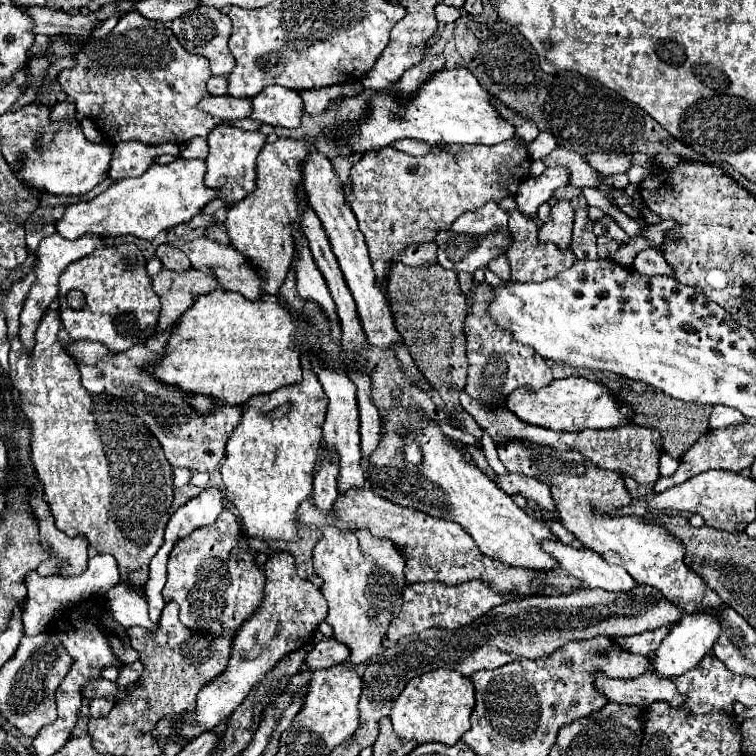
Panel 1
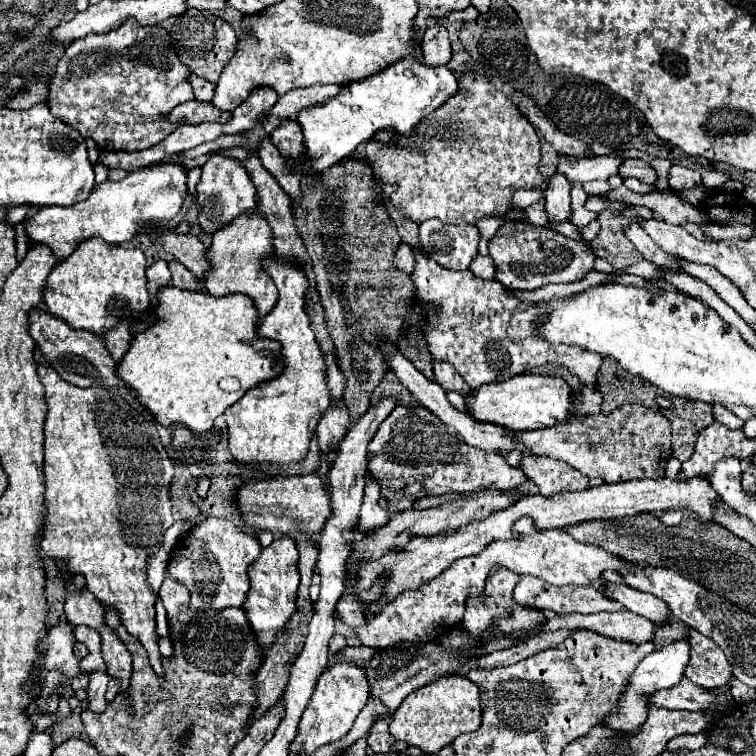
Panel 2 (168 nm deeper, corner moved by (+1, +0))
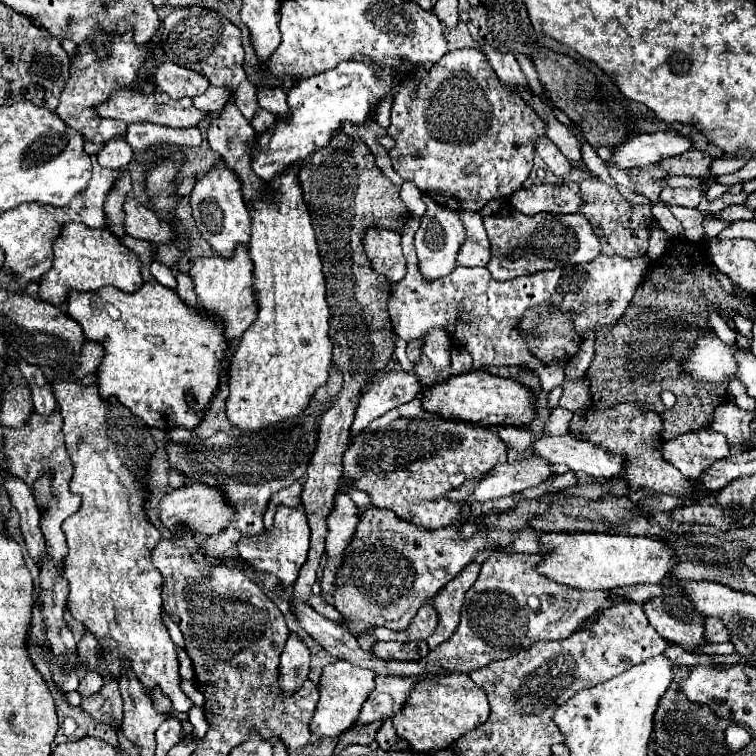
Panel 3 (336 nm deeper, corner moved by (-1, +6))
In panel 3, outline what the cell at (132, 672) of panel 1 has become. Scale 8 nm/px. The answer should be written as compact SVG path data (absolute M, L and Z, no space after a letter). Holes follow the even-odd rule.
M108 681L98 693L82 697L82 709L90 713L96 721L120 725L122 723L122 699L118 691L118 681Z

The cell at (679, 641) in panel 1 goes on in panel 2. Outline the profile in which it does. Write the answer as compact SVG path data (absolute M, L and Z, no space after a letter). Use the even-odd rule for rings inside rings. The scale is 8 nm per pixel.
M674 641L672 645L656 649L652 655L648 655L640 663L640 667L636 667L636 671L632 673L632 679L628 681L626 691L622 691L620 697L618 697L616 709L610 711L602 719L602 725L606 725L608 729L612 729L616 733L636 733L636 731L640 731L640 727L644 725L644 721L648 717L648 709L650 709L650 703L646 699L660 689L678 685L678 681L684 677L684 669L688 665L688 659L690 659L690 643L688 641Z

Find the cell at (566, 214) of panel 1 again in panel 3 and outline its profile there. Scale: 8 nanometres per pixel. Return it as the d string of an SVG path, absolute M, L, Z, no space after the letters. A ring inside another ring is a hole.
M548 137L538 139L536 153L544 159L544 163L550 167L550 171L554 173L554 177L566 179L566 175L570 173L570 163L566 161L566 157L558 151L558 147Z

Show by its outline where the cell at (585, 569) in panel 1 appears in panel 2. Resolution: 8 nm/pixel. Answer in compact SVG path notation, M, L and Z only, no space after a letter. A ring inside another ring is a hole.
M608 585L606 595L616 599L618 603L622 603L628 611L646 617L654 625L668 625L670 623L668 605L662 599L654 597L654 595L636 591L632 587L628 587L628 585Z

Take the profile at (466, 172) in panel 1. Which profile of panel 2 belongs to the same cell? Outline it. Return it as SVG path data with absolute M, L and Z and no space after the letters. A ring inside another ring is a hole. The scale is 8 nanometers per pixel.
M464 71L460 75L460 91L456 91L456 95L452 95L452 99L448 99L448 103L444 103L444 107L436 109L428 119L424 119L424 123L420 123L420 127L416 127L416 131L412 131L412 135L396 135L394 131L394 137L396 137L396 143L392 145L386 145L386 143L380 143L380 141L368 141L366 143L366 157L370 159L370 167L374 171L374 179L382 185L390 183L394 187L392 195L390 195L390 203L402 211L406 211L406 215L414 221L414 223L422 223L426 219L440 219L444 223L472 223L476 225L482 217L486 215L504 215L508 209L510 209L510 197L514 191L518 189L532 189L534 185L542 183L542 175L538 171L538 161L540 161L540 139L538 139L538 133L536 129L528 123L528 119L524 119L518 109L514 107L514 103L496 87L492 87L490 79L486 75L480 75L478 71Z

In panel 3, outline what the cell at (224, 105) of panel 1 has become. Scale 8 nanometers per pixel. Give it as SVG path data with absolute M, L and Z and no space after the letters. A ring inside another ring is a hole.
M118 91L112 93L110 101L106 101L104 105L98 107L96 111L100 117L110 117L110 119L120 119L130 123L158 123L158 125L168 125L168 127L196 127L200 121L208 119L210 115L196 109L192 99L172 99L162 91L154 91L154 93L134 93L134 91Z

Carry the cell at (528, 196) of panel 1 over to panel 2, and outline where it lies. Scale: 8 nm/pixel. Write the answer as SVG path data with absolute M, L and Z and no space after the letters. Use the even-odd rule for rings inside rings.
M620 153L590 157L590 159L570 159L560 161L558 171L568 177L570 183L586 183L586 181L608 181L610 175L616 175L624 157Z

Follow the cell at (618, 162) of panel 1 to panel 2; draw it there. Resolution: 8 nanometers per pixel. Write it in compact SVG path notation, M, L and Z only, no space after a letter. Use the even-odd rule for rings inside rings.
M626 159L624 165L620 167L622 177L636 177L638 181L644 181L648 185L654 185L658 181L658 173L654 167L650 167L642 159Z

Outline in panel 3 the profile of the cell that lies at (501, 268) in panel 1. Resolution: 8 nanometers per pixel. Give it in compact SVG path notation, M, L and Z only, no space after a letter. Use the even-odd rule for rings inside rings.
M458 213L466 225L468 239L462 245L462 253L458 253L458 265L464 267L484 267L490 261L490 243L484 231L484 223L480 213Z

